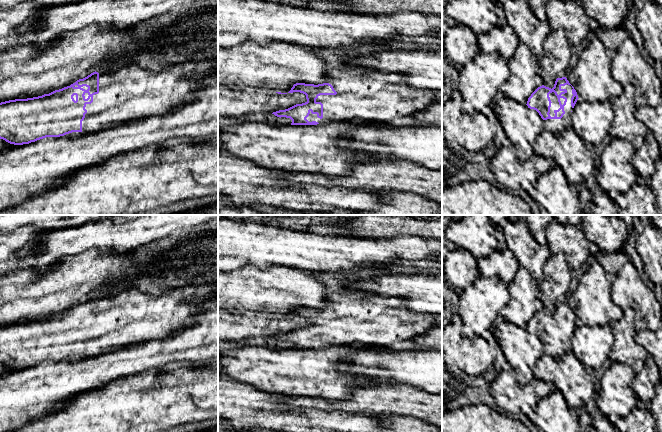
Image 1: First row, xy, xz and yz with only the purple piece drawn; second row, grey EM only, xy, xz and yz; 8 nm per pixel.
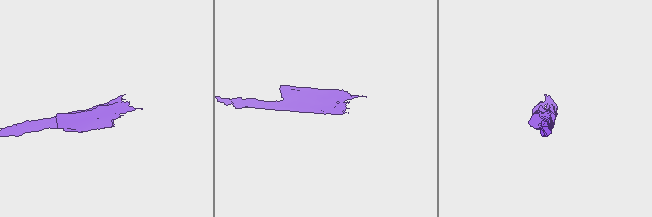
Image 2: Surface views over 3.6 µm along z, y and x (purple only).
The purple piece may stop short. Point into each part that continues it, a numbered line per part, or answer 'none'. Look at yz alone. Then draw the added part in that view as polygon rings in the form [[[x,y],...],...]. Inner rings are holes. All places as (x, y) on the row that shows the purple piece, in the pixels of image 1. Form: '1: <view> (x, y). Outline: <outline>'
1: yz (553, 125). Outline: [[[565,85],[561,86],[561,89],[566,89],[567,92],[565,94],[562,94],[561,96],[564,96],[567,98],[566,105],[564,106],[565,114],[561,119],[547,119],[544,120],[544,130],[550,131],[552,133],[560,133],[564,131],[565,129],[568,129],[571,127],[571,111],[573,110],[571,106],[571,98],[573,96],[572,94],[572,86],[571,85]]]

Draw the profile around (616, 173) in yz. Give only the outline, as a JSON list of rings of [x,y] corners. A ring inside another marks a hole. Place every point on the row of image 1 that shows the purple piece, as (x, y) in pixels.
[[[609,137],[597,153],[599,172],[597,183],[607,193],[626,193],[635,183],[637,173],[632,164],[632,144],[624,139]]]

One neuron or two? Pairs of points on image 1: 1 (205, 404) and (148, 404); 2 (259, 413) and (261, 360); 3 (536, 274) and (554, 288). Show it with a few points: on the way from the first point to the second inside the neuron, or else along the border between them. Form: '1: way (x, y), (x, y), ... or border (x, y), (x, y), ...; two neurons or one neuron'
1: way (191, 405), (162, 404); one neuron
2: border (238, 381), (252, 384), (264, 391), (283, 395); two neurons
3: border (549, 256), (543, 268), (543, 277), (538, 282); two neurons

